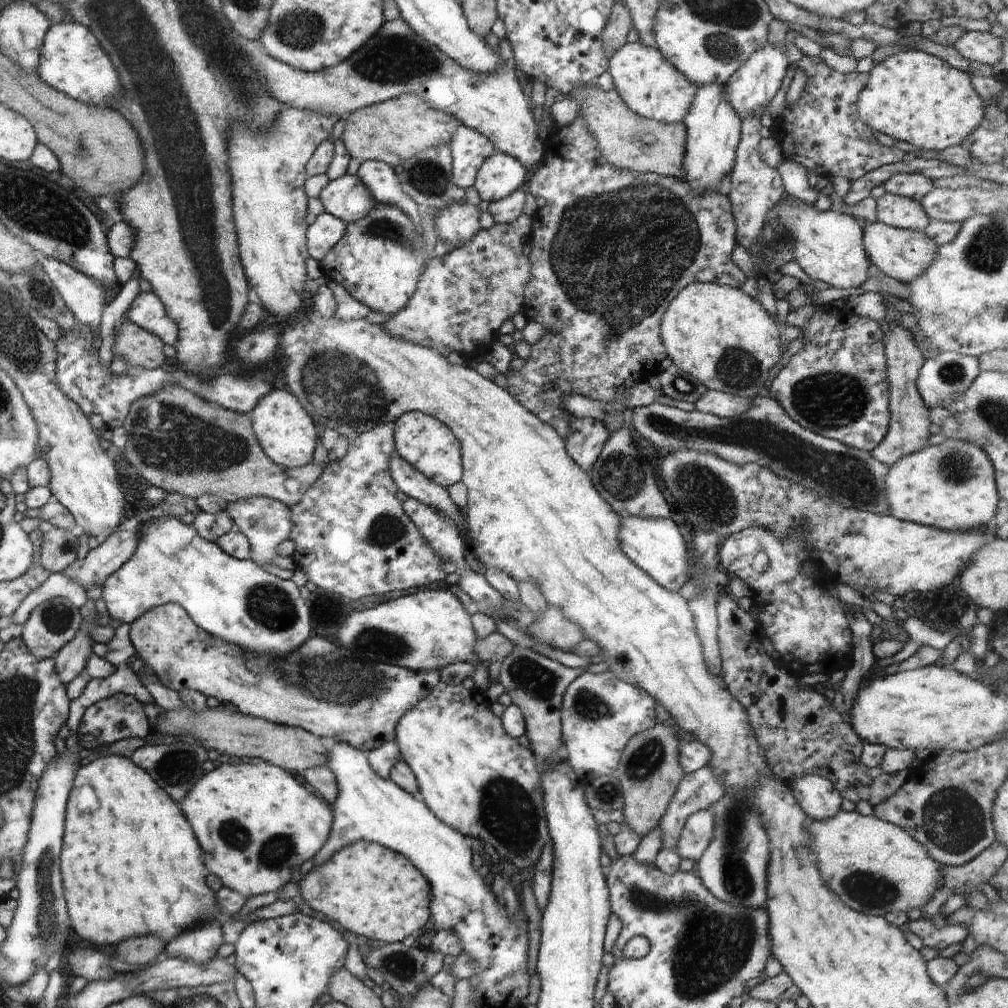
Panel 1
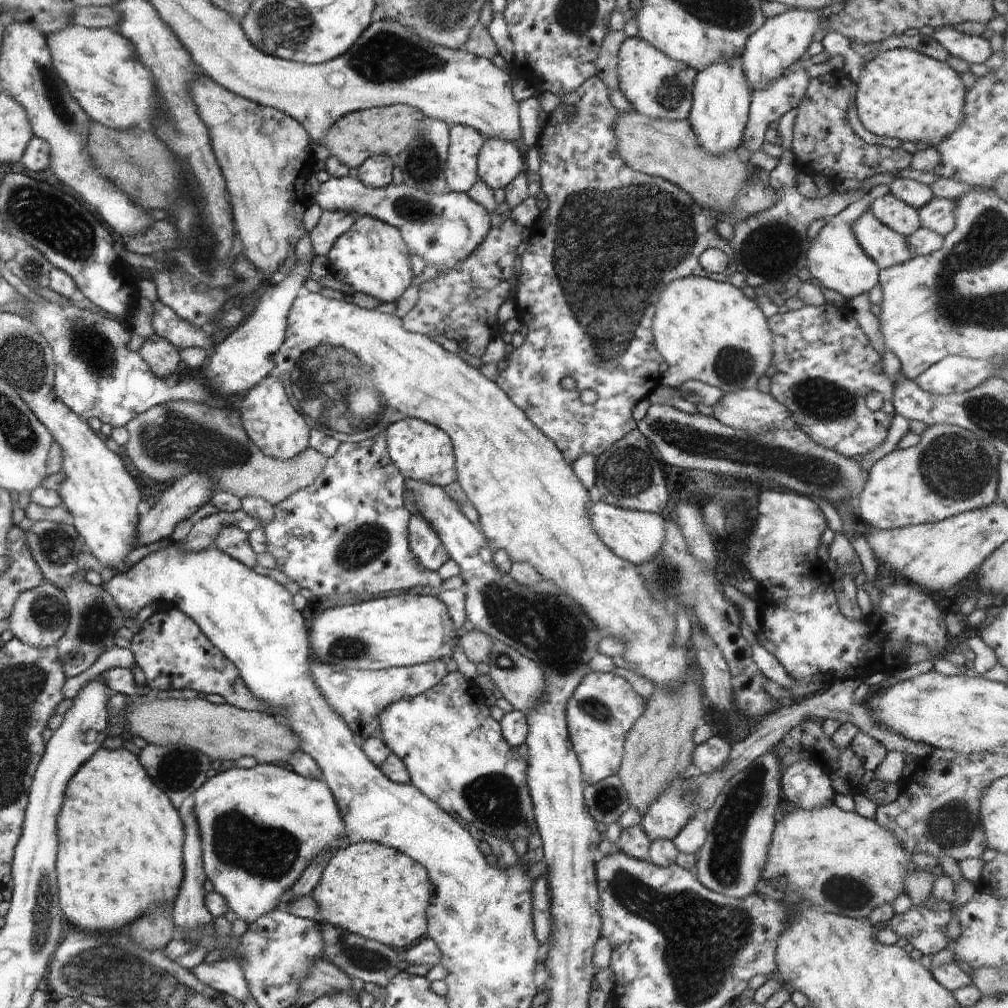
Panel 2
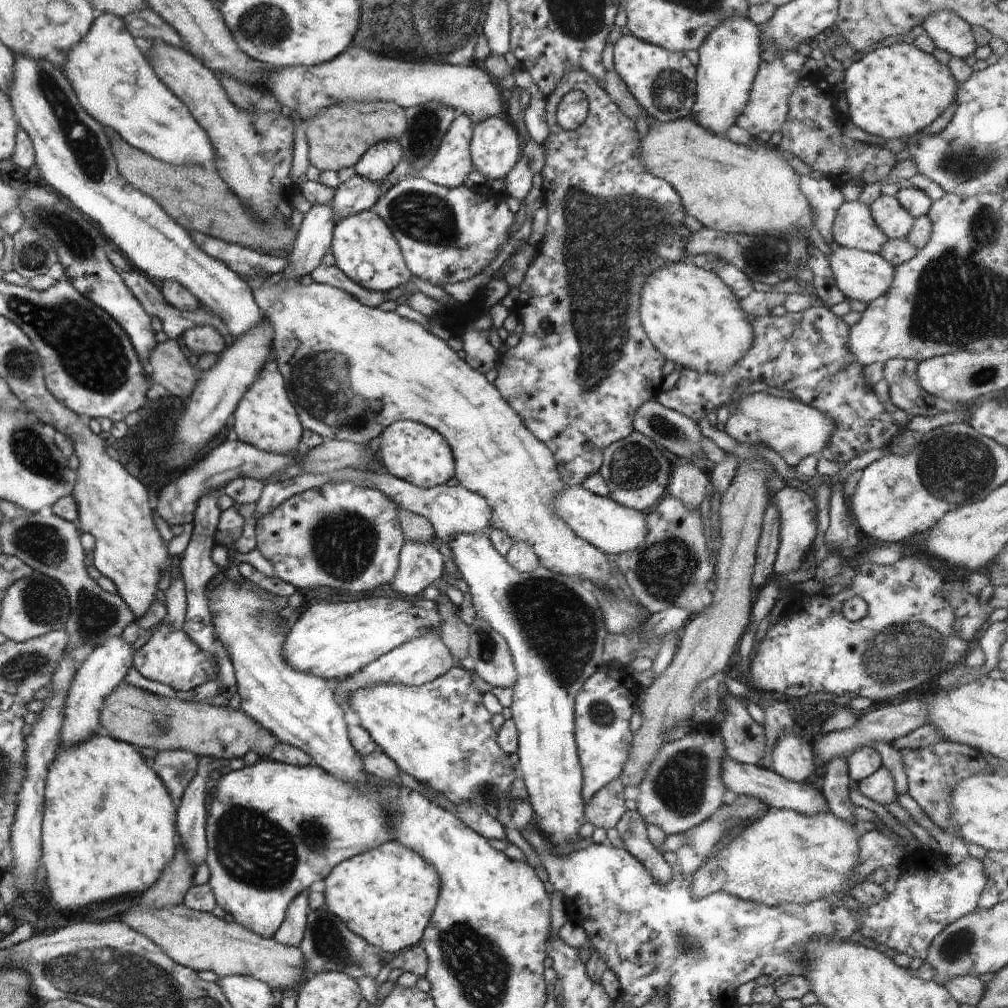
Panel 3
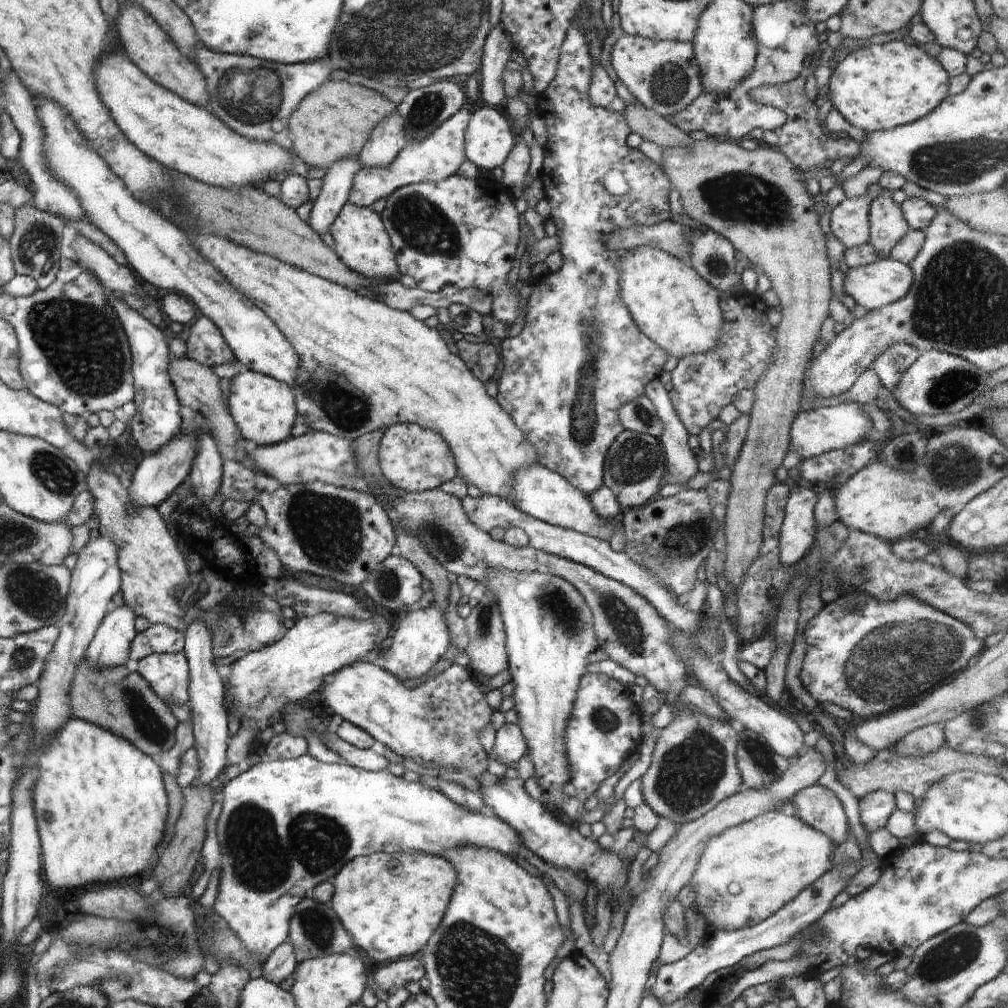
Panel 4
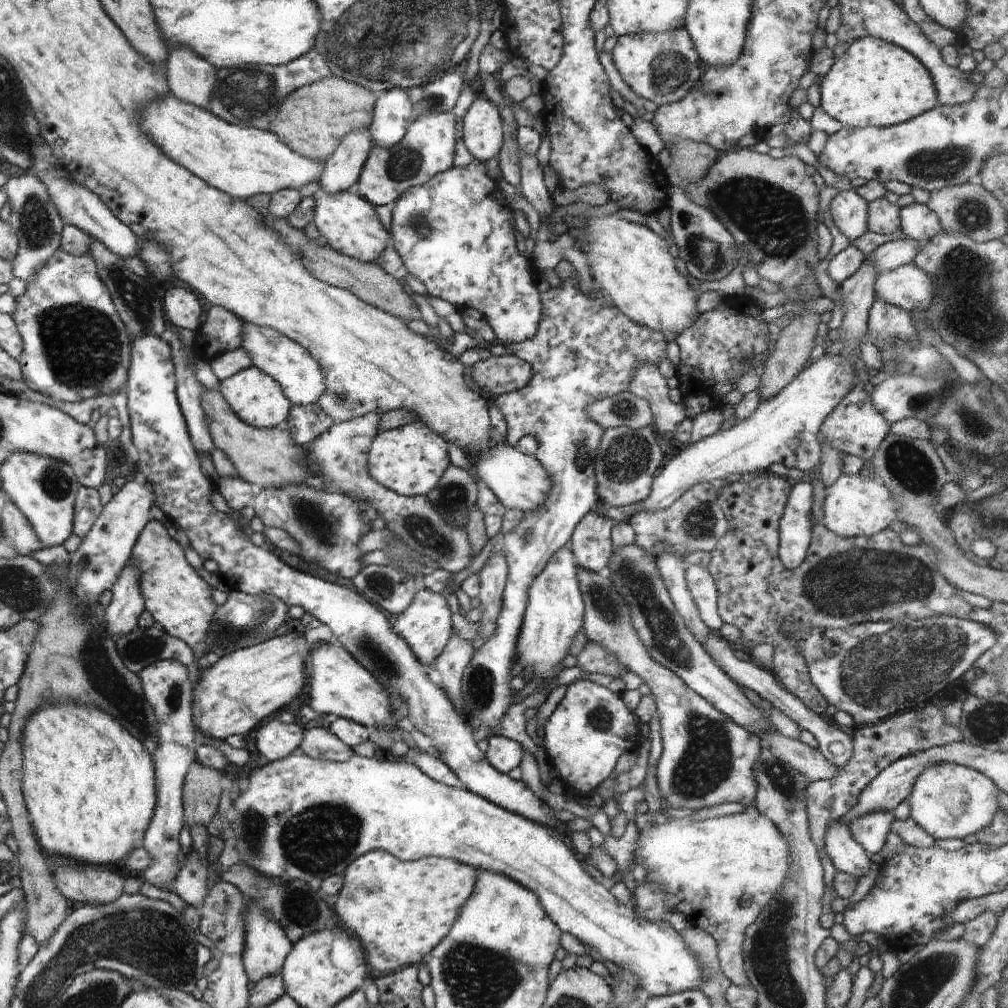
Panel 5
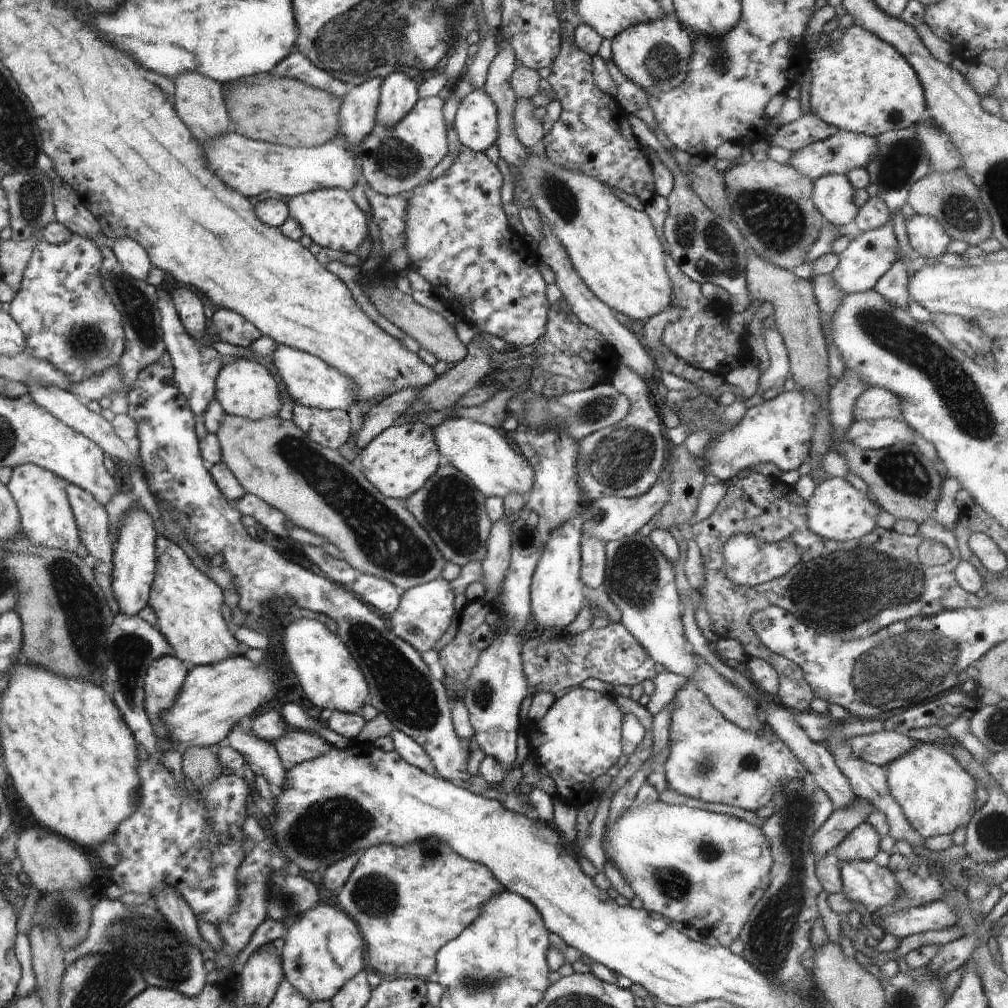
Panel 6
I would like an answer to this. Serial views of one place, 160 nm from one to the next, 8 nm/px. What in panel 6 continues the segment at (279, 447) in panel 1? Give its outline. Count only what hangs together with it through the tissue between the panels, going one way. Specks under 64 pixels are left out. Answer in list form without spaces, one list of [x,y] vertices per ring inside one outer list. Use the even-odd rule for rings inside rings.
[[[238,359],[224,365],[215,380],[214,398],[220,402],[225,414],[241,416],[251,421],[278,416],[282,406],[281,384],[272,370],[256,361]]]

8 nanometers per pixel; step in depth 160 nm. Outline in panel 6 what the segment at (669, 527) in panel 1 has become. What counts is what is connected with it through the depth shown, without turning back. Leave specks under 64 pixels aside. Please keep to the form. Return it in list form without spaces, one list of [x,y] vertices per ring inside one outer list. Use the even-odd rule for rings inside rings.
[[[462,417],[447,418],[434,429],[435,441],[443,462],[462,471],[485,497],[503,499],[511,493],[530,493],[535,474],[529,460],[510,446],[510,438],[503,430]]]

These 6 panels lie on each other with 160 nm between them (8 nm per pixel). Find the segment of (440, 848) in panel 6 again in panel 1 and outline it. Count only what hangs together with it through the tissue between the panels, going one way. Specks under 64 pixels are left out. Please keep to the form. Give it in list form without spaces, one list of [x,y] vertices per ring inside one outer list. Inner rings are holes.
[[[366,840],[340,848],[326,864],[308,872],[298,886],[299,896],[312,909],[375,944],[402,943],[430,920],[431,891],[422,872],[406,856]]]

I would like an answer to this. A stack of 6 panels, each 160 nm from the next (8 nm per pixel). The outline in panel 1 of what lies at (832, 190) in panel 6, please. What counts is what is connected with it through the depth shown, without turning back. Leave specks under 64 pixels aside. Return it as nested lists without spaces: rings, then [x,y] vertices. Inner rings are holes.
[[[866,222],[862,229],[863,244],[869,262],[874,264],[882,273],[902,283],[912,282],[922,276],[934,262],[935,246],[923,231],[912,231],[892,227],[880,222]]]

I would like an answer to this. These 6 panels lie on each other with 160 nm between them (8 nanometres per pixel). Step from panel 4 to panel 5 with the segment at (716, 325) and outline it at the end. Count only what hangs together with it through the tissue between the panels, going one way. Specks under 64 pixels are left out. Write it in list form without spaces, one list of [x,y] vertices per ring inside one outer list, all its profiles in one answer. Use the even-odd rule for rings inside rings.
[[[616,214],[607,217],[591,217],[587,226],[570,229],[584,229],[585,237],[591,244],[586,253],[591,266],[590,274],[594,278],[596,286],[600,287],[604,294],[610,296],[612,302],[632,322],[652,329],[659,333],[674,332],[682,334],[697,322],[699,312],[696,310],[698,297],[684,276],[678,262],[674,260],[668,251],[668,241],[651,229],[620,219]]]

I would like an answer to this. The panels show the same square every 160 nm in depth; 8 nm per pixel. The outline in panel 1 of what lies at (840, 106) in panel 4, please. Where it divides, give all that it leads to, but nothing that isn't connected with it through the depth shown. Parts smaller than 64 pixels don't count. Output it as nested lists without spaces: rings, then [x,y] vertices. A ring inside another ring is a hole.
[[[907,49],[890,54],[870,70],[868,83],[856,102],[858,116],[874,132],[884,133],[894,141],[906,141],[917,149],[941,152],[962,145],[962,140],[980,126],[984,118],[983,99],[972,88],[971,75],[957,70],[926,52]]]

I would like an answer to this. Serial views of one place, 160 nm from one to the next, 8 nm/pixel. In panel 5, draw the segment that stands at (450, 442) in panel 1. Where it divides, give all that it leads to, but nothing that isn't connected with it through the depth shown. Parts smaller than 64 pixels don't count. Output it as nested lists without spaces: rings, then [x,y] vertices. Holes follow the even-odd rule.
[[[420,421],[376,434],[367,460],[369,475],[374,480],[405,497],[427,495],[450,464],[447,442]]]

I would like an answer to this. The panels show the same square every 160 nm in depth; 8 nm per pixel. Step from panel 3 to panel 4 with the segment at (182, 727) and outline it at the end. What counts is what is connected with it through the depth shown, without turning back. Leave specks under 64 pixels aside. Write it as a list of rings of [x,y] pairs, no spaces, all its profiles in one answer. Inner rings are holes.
[[[85,658],[78,665],[71,684],[71,714],[73,718],[89,721],[93,725],[113,732],[116,736],[125,738],[148,756],[158,757],[174,746],[174,732],[179,723],[172,715],[171,708],[153,691],[145,677],[140,676],[136,671],[129,671],[125,666],[98,669],[89,665]]]

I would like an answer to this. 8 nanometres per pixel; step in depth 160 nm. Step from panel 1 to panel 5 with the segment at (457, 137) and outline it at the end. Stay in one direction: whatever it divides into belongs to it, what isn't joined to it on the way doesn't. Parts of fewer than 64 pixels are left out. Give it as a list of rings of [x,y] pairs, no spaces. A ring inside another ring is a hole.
[[[452,111],[443,113],[428,113],[413,119],[411,126],[406,131],[404,138],[392,148],[374,146],[364,163],[362,172],[357,180],[358,194],[373,206],[390,204],[403,192],[413,186],[422,186],[438,173],[446,172],[452,167],[452,160],[456,154],[456,115]]]

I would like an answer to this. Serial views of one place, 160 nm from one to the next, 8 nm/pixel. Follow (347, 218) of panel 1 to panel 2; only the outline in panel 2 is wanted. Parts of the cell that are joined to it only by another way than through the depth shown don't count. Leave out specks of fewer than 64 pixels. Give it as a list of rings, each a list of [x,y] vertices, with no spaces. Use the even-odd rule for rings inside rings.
[[[346,175],[322,183],[314,197],[324,211],[349,211],[355,217],[369,216],[396,227],[410,253],[421,256],[427,264],[436,264],[439,271],[470,256],[491,227],[486,209],[460,191],[433,195],[404,183],[374,188],[362,184],[358,177]]]

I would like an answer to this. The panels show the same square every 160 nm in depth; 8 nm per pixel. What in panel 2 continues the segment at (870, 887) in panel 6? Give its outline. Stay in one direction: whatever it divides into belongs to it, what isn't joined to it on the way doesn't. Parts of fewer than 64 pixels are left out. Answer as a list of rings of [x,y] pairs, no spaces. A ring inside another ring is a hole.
[[[715,733],[701,745],[695,745],[691,762],[701,773],[709,773],[723,767],[730,753],[731,742]]]

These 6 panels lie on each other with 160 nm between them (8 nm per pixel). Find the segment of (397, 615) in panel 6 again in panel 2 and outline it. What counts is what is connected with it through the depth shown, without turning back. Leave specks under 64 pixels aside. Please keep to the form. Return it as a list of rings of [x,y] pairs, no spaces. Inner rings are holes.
[[[320,659],[309,660],[309,667],[314,684],[328,706],[337,712],[348,728],[354,733],[357,743],[362,739],[381,736],[379,715],[391,704],[402,699],[411,699],[425,690],[436,686],[446,676],[447,660],[435,660],[420,663],[413,667],[388,667],[383,670],[372,669],[336,669]]]

